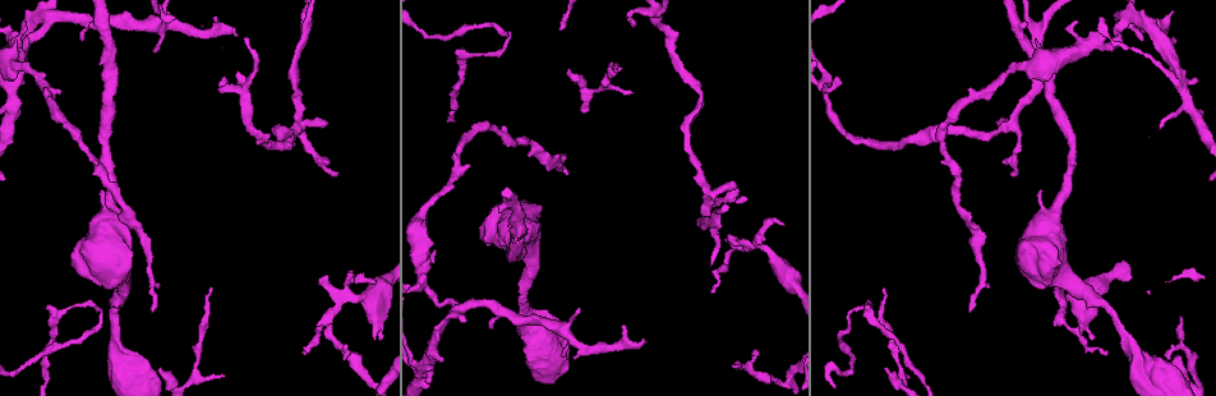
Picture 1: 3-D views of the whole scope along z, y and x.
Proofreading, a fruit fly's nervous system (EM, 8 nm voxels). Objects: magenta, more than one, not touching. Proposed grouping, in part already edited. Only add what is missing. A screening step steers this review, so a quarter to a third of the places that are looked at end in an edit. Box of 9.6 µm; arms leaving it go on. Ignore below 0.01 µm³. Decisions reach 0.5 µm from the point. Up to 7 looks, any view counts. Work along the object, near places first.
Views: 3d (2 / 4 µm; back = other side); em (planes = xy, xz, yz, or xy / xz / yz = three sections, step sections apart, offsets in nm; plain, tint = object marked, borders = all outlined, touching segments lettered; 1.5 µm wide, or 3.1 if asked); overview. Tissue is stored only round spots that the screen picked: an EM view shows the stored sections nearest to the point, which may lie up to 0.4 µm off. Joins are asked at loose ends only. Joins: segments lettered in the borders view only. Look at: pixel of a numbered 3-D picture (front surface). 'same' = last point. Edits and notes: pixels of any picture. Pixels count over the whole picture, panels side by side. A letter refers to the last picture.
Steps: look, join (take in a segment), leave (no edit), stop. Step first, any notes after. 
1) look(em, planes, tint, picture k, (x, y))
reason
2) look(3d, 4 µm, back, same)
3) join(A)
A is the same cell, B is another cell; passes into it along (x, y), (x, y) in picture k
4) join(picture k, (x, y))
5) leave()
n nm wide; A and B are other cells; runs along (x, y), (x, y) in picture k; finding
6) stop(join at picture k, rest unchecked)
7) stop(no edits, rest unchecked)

look(3d, 2 µm, picture 1, (1169, 359))
branch stops here

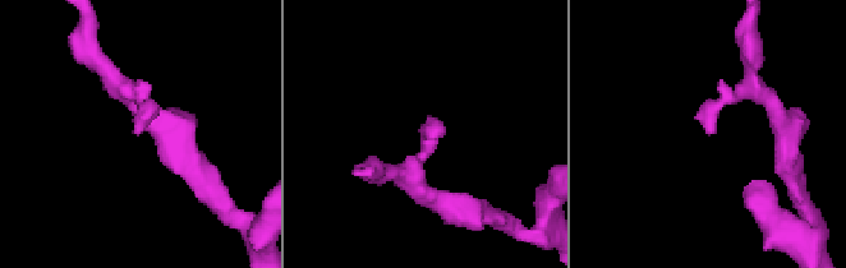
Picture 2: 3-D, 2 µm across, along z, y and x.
look(em, planes, borders, picture 2, (137, 134))

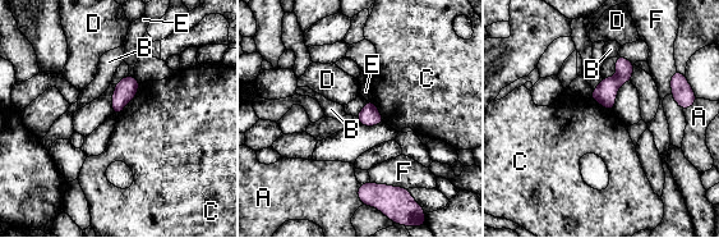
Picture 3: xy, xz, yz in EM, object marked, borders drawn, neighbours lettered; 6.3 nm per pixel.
leave()
A, B, C, D, E and F are other cells; border along (141, 83), (137, 95), (116, 117) in picture 3; none of them fits

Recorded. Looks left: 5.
look(em, planes, borders, picture 1, (102, 189))
thick end

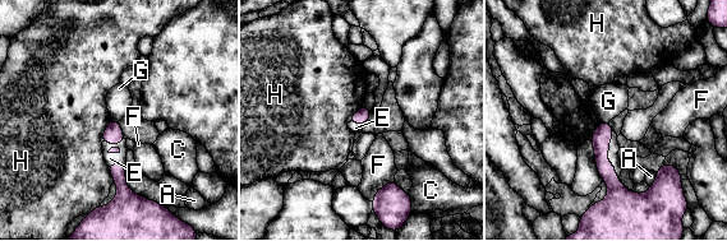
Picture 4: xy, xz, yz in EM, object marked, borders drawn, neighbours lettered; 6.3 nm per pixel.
join(E)
E touches over 340 nm; E is the same cell, A, C, F, G and H are other cells; the cell continues

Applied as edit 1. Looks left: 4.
look(3d, 4 µm, picture 1, (998, 124))
free end

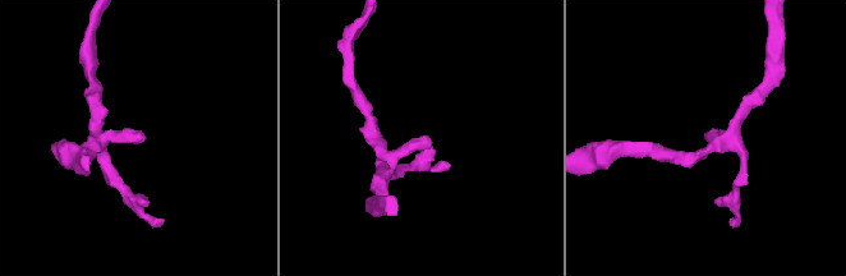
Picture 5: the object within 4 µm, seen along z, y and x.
look(em, xz, step 4, tint, picture 5, (431, 141))
now the EM

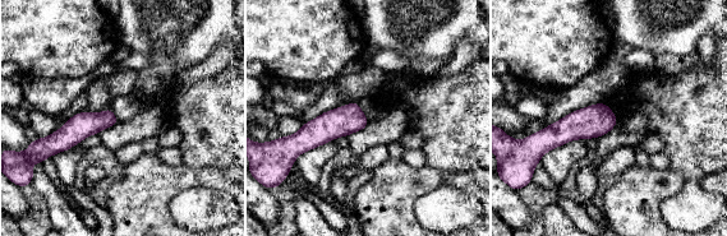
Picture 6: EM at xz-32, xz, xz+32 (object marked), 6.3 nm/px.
look(em, xz, step 4, borders, same)
what lies round it

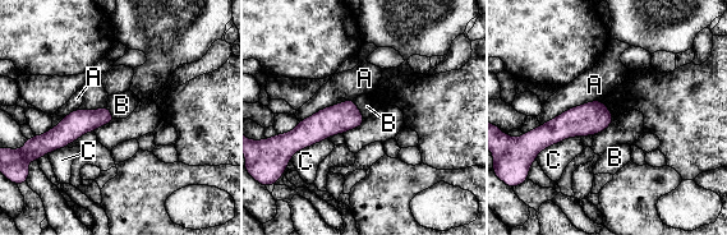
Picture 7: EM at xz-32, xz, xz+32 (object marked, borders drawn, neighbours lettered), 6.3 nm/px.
leave()
110 nm wide; A touches over 420 nm; A, B and C are other cells; no lettered segment goes on from it

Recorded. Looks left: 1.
stop(join at picture 4, rest unchecked)

